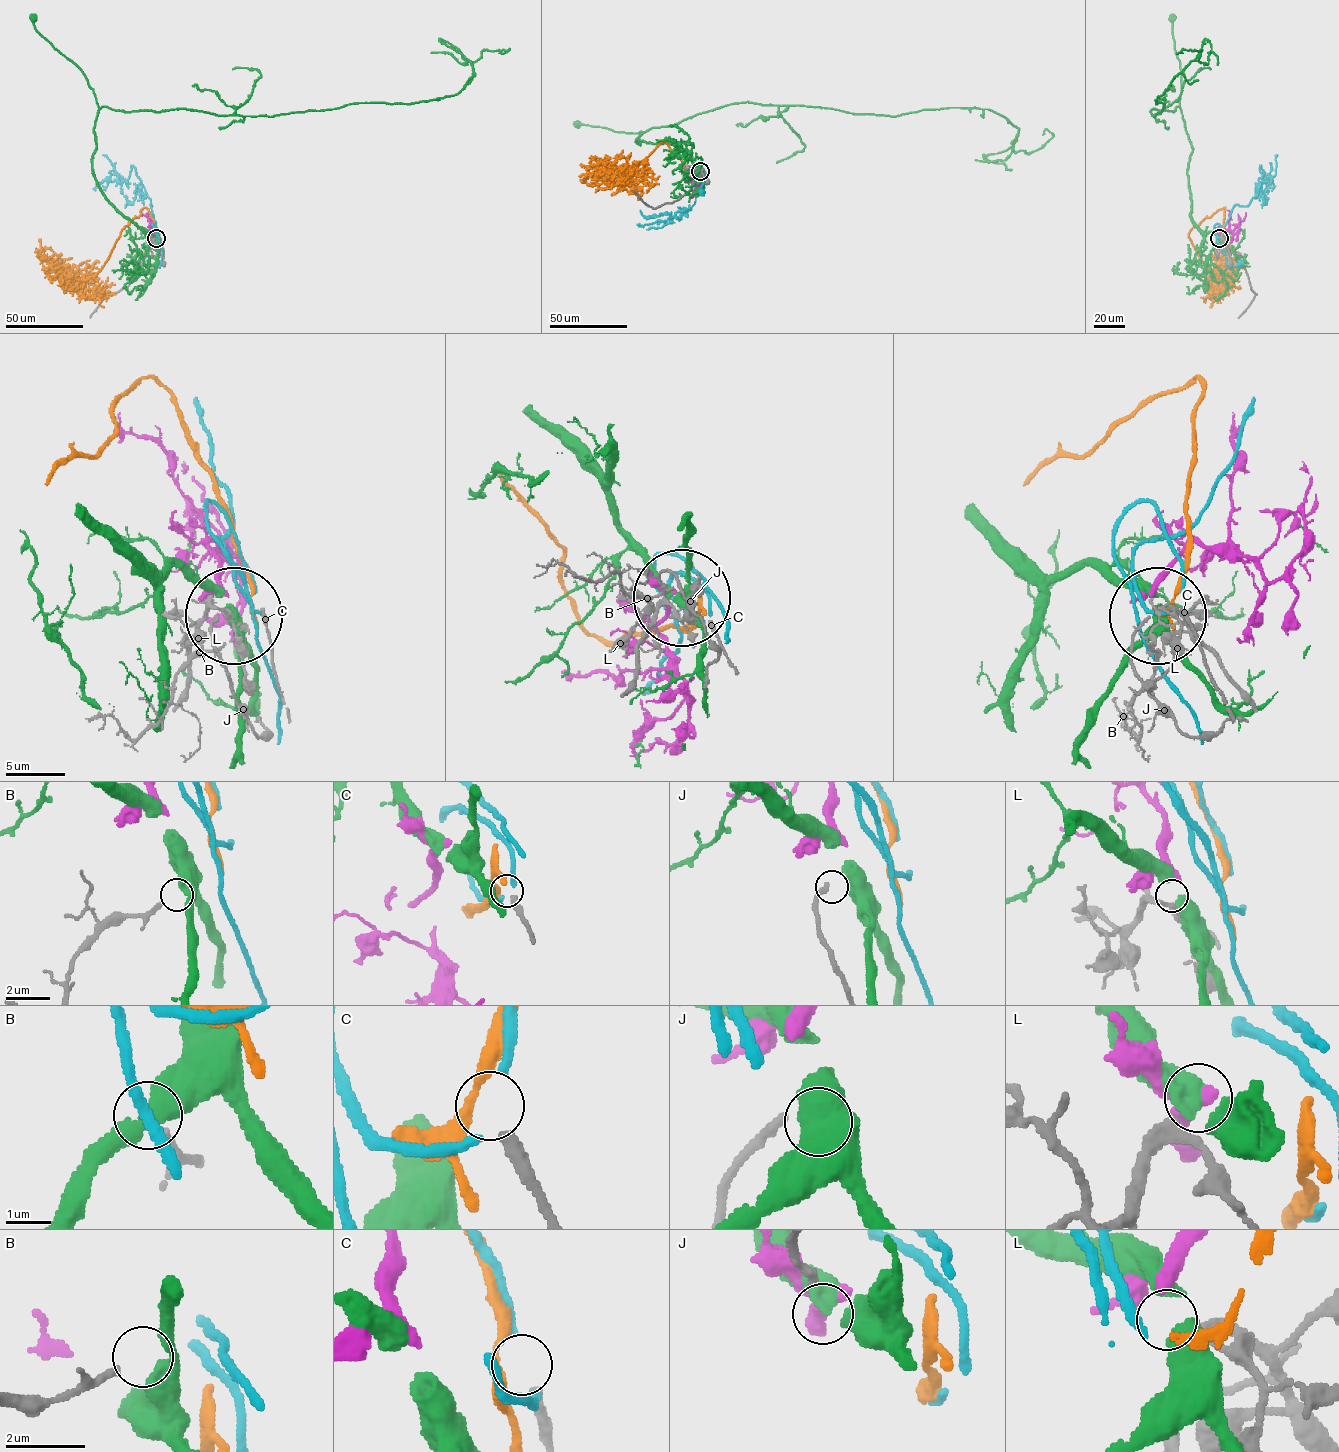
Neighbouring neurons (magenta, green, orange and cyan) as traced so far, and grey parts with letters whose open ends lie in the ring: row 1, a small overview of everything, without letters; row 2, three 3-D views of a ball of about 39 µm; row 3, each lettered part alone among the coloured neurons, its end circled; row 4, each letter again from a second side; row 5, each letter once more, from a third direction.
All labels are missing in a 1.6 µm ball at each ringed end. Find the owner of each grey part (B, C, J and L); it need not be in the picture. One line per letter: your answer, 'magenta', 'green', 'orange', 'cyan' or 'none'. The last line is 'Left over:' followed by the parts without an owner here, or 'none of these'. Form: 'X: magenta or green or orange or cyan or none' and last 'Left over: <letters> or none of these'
B: green
C: none
J: none
L: magenta
Left over: C, J

